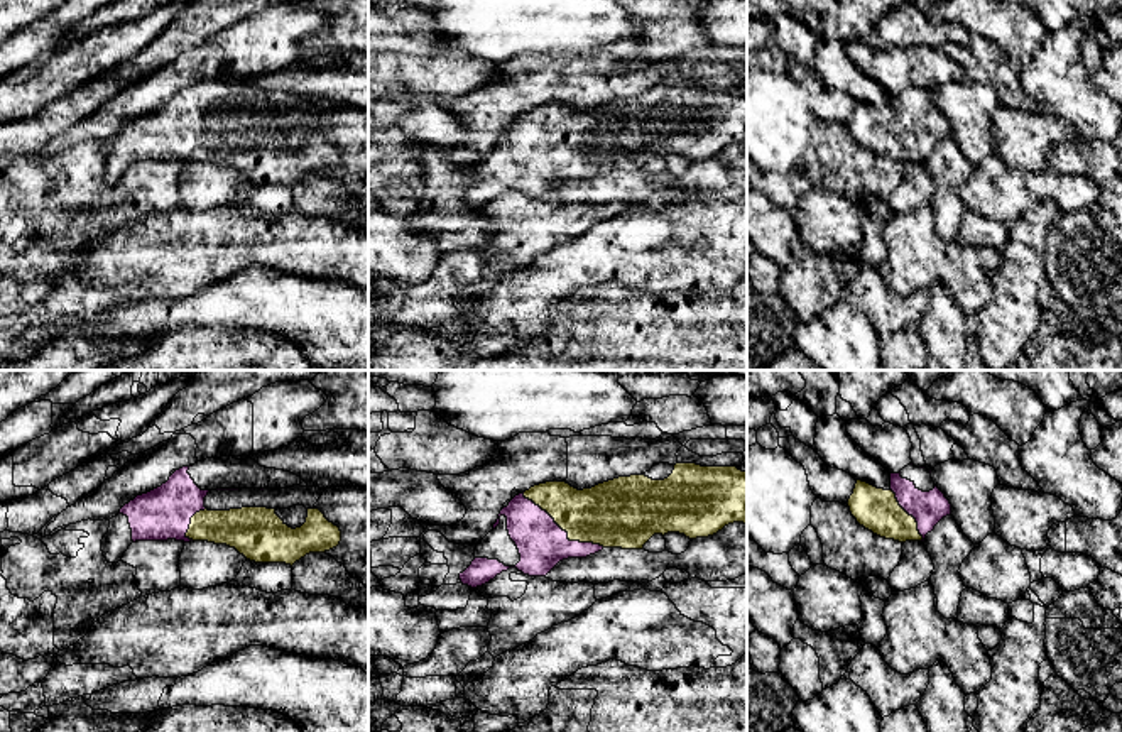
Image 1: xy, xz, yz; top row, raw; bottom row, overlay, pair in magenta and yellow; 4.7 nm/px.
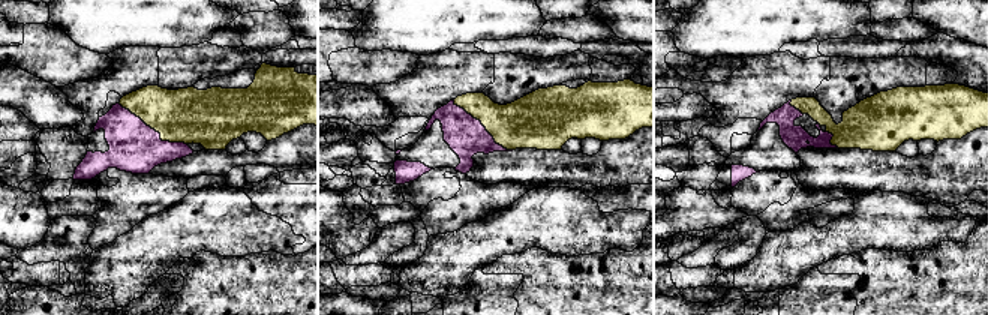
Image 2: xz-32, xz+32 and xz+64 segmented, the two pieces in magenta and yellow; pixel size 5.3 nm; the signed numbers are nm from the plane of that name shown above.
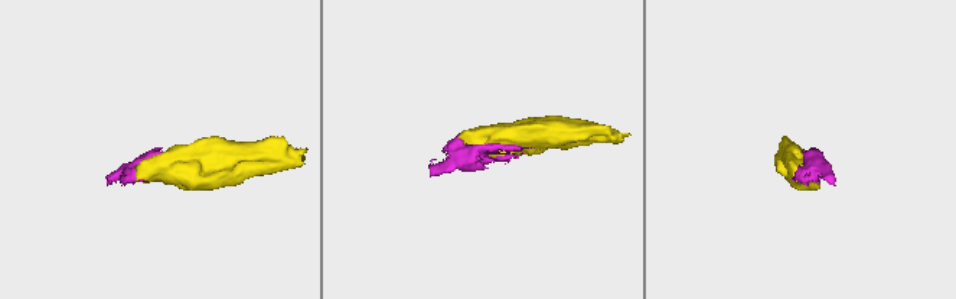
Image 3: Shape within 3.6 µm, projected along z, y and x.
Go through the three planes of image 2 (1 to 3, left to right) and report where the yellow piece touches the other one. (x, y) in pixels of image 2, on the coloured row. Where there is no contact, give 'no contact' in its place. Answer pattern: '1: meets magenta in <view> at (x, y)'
1: meets magenta in xz-32 at (153, 129)
2: meets magenta in xz+32 at (483, 126)
3: meets magenta in xz+64 at (831, 138)

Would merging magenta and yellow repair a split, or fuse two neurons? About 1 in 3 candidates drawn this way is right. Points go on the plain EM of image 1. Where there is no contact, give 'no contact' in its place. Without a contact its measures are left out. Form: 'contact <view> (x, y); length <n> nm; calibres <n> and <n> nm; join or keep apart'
contact xz (565, 152); length 460 nm; calibres 240 and 320 nm; join

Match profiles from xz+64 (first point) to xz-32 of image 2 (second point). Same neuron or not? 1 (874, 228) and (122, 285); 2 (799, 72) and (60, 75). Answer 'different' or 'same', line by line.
1: same
2: different

